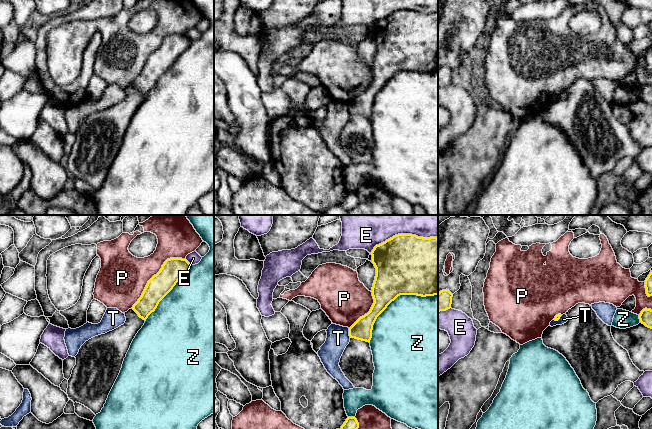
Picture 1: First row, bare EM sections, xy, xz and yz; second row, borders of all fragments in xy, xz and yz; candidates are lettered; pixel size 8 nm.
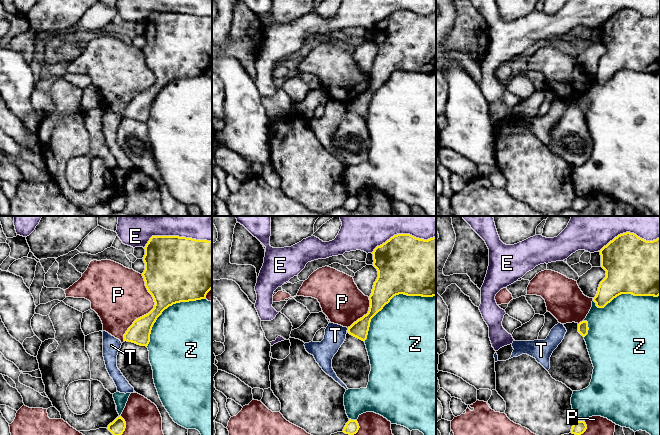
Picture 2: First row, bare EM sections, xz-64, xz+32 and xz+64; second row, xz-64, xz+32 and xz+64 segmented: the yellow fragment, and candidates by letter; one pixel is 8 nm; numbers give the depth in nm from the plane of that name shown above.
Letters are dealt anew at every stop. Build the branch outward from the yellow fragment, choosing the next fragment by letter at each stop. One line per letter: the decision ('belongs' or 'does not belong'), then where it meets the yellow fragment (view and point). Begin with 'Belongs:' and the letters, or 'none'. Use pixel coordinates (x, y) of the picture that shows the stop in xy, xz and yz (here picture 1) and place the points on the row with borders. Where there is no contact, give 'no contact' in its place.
Belongs: none
E: does not belong; contact xz (403, 234)
P: does not belong; contact xy (154, 275)
T: does not belong; contact xz (349, 333)
Z: does not belong; contact xz (394, 299)

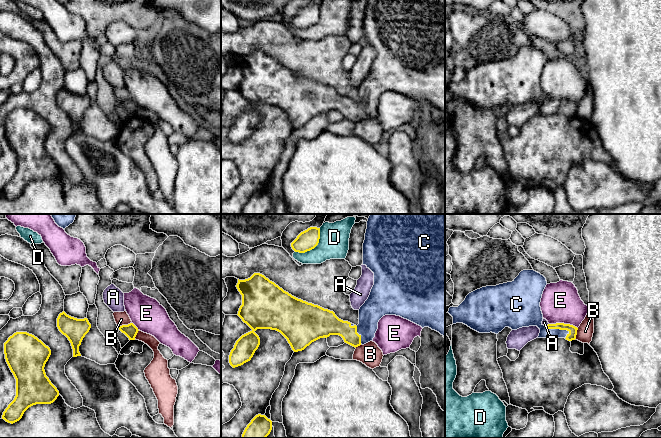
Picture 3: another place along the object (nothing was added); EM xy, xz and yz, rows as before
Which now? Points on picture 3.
Belongs: C
A: does not belong; contact yz (547, 325)
B: does not belong; contact xy (124, 325)
C: belongs; contact yz (557, 328)
D: does not belong; contact xz (314, 247)
E: does not belong; contact yz (563, 323)

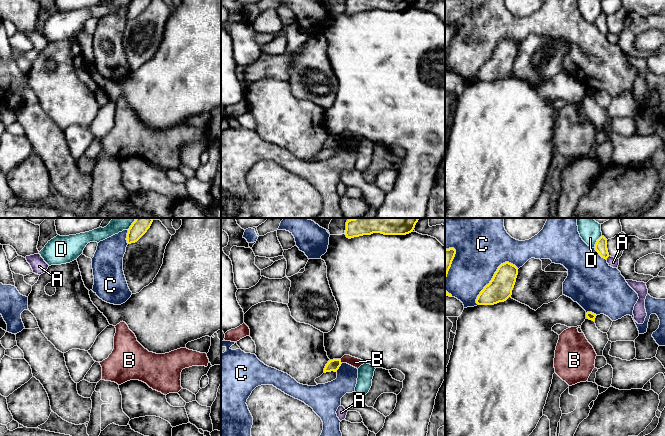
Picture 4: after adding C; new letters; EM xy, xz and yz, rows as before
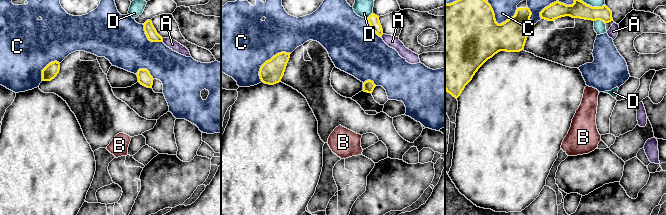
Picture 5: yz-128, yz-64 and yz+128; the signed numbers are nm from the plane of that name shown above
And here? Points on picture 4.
Belongs: none
A: does not belong; contact yz (607, 257)
B: does not belong; contact xz (340, 361)
C: does not belong; contact yz (493, 276)
D: does not belong; contact yz (597, 241)

